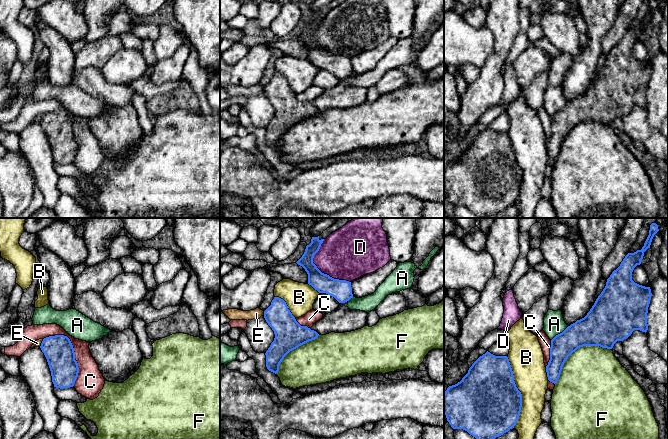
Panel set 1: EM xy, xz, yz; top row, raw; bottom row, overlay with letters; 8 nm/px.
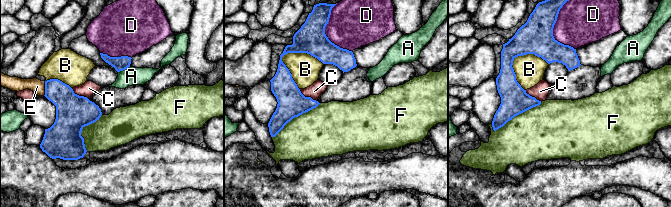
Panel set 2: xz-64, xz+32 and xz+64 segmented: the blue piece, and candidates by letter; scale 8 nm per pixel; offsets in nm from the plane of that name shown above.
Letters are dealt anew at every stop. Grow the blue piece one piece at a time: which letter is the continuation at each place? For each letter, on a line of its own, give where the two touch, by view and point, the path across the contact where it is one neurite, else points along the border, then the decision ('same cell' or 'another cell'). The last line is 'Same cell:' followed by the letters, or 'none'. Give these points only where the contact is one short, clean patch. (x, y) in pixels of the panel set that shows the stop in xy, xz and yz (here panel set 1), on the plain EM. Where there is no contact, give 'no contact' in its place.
A: contact yz (560, 109); another cell
B: contact yz (520, 168); another cell
C: contact xy (73, 126); another cell
D: contact xz (319, 46); another cell
E: contact xy (41, 119); border xy (43, 115), (39, 122); another cell
F: contact yz (576, 125); another cell
Same cell: none

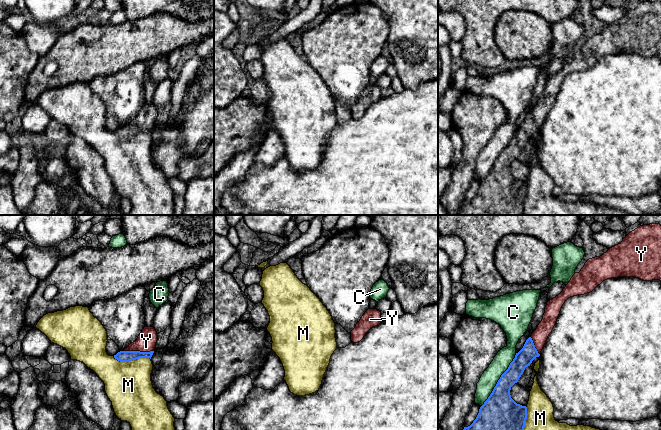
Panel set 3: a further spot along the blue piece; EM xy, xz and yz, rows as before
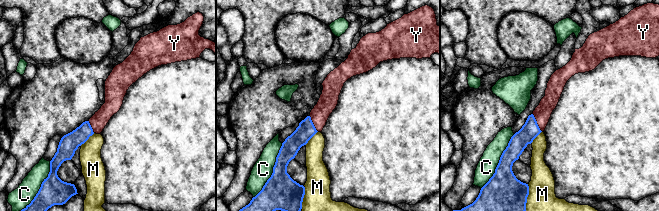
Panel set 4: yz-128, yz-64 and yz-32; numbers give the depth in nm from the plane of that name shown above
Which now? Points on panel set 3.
C: contact yz (498, 156); another cell
M: contact xy (132, 135); another cell
Y: contact xy (139, 127); way xy (123, 132), (133, 127), (139, 127), (146, 117); same cell
Same cell: Y

